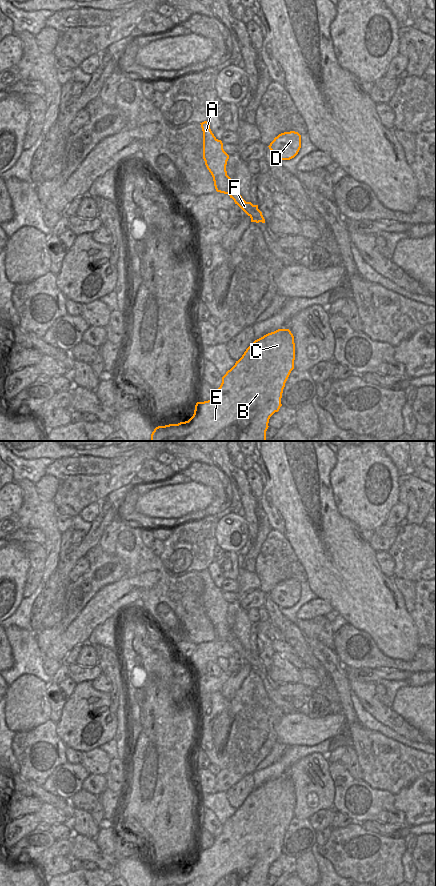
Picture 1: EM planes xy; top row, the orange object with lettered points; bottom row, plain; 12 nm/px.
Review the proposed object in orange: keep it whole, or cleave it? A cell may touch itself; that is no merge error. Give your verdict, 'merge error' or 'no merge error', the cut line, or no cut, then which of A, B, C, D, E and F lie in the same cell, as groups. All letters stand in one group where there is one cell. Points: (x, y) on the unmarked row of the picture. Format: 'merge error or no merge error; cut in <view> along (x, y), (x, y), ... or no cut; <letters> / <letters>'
no merge error; no cut; A B C D E F

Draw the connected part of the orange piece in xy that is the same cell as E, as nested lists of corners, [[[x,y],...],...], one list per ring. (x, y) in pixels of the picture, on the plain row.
[[[278,777],[255,788],[244,800],[235,813],[222,825],[213,845],[204,850],[197,850],[193,864],[185,870],[158,874],[151,886],[266,886],[270,865],[278,860],[285,831],[294,817],[295,791],[289,777]]]

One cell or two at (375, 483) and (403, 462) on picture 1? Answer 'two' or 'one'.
two

